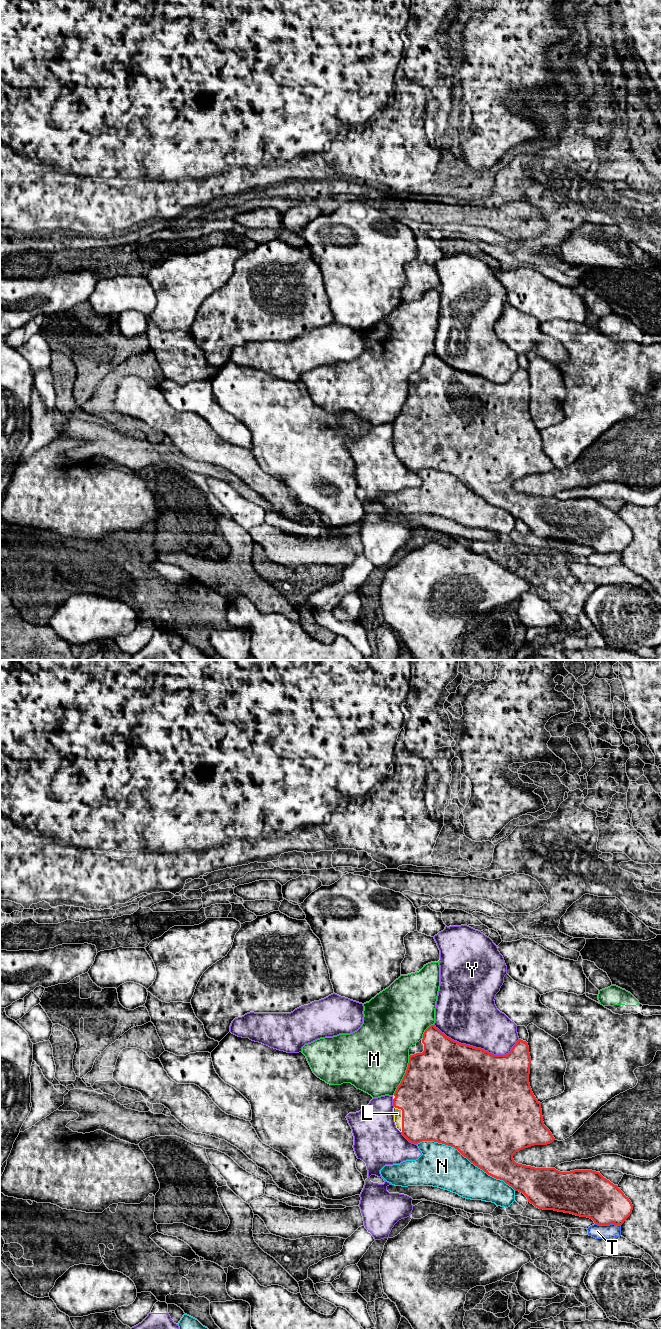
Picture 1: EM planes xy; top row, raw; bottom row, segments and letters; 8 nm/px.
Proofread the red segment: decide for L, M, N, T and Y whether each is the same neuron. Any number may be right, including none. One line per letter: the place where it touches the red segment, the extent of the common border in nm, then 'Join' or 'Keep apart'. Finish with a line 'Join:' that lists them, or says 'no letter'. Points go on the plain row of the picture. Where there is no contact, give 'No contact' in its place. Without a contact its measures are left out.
L: Touches red at xy (402, 446). Shared border 220 nm. Join
M: Touches red at xy (404, 403). Shared border 340 nm. Keep apart
N: Touches red at xy (466, 485). Shared border 900 nm. Keep apart
T: Touches red at xy (608, 552). Shared border 200 nm. Keep apart
Y: Touches red at xy (477, 376). Shared border 700 nm. Keep apart
Join: L

